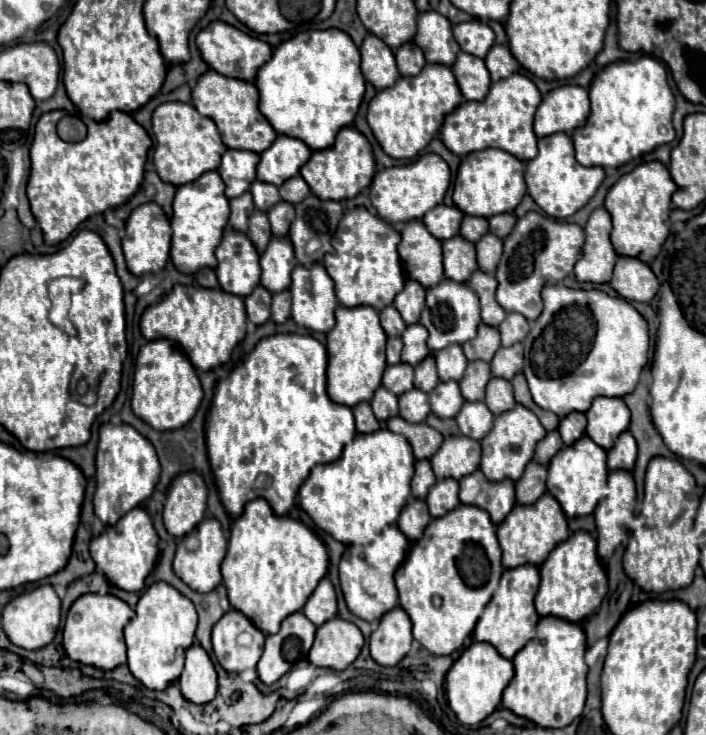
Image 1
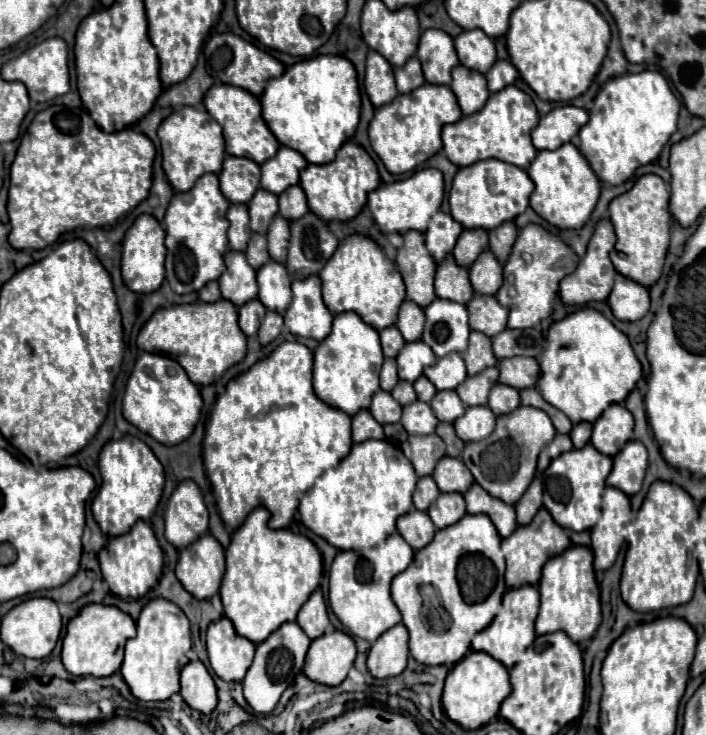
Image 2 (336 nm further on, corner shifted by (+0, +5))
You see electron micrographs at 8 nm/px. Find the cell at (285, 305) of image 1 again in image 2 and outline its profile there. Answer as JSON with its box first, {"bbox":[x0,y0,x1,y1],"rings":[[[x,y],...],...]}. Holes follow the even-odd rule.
{"bbox":[258,310,282,344],"rings":[[[270,310],[270,312],[266,314],[266,320],[262,322],[262,326],[260,326],[260,330],[258,330],[258,340],[260,340],[260,344],[272,342],[272,340],[280,334],[280,330],[282,330],[282,314]]]}

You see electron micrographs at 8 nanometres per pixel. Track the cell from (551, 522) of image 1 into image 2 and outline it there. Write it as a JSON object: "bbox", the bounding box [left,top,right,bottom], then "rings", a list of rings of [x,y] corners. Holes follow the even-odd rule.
{"bbox":[502,508,572,588],"rings":[[[540,508],[530,524],[518,526],[508,538],[502,540],[502,552],[506,558],[506,584],[508,584],[508,588],[518,588],[518,584],[534,584],[536,586],[538,576],[542,572],[542,564],[550,556],[564,552],[570,544],[572,542],[570,542],[566,530],[554,522],[554,518],[550,516],[550,512],[546,512],[546,508]]]}

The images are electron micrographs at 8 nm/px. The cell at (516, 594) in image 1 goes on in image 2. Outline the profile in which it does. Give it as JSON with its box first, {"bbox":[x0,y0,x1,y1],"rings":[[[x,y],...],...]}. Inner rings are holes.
{"bbox":[468,584,540,668],"rings":[[[524,584],[524,586],[518,586],[518,588],[508,588],[506,585],[498,614],[494,616],[494,620],[484,630],[480,630],[476,636],[472,636],[468,652],[472,650],[486,652],[486,654],[494,656],[496,660],[500,660],[506,668],[512,668],[518,662],[520,652],[524,648],[528,648],[536,638],[534,620],[538,616],[538,604],[540,604],[540,594],[538,594],[536,586]]]}

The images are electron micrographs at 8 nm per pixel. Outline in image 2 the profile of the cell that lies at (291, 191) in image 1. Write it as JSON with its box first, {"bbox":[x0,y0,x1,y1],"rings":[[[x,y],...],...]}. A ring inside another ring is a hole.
{"bbox":[280,184,308,220],"rings":[[[296,184],[286,188],[280,196],[280,216],[286,216],[286,220],[296,220],[298,216],[304,216],[308,212],[308,200],[304,190]]]}

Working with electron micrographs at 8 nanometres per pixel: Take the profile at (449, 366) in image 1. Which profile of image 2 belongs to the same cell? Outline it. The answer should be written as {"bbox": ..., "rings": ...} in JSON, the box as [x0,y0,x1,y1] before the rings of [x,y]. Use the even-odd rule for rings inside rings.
{"bbox":[424,352,466,390],"rings":[[[450,352],[430,368],[424,370],[424,376],[438,388],[438,390],[454,390],[462,380],[466,380],[466,364],[458,352]]]}

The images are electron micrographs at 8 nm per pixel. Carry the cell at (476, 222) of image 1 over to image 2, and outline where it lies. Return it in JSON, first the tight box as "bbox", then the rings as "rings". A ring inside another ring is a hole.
{"bbox":[454,228,488,268],"rings":[[[466,228],[454,246],[454,258],[458,264],[466,264],[466,268],[488,248],[488,232],[482,228]]]}

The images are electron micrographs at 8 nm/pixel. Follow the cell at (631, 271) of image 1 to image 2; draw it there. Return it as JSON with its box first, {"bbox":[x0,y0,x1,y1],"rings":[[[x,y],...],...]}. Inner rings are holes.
{"bbox":[608,274,650,320],"rings":[[[618,274],[614,288],[608,296],[608,304],[618,320],[640,320],[650,308],[648,288]]]}

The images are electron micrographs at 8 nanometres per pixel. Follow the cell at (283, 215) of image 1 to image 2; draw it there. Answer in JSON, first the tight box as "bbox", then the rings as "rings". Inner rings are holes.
{"bbox":[268,216,290,262],"rings":[[[274,216],[270,228],[268,228],[268,250],[272,260],[286,262],[286,248],[290,240],[290,222],[282,216]]]}

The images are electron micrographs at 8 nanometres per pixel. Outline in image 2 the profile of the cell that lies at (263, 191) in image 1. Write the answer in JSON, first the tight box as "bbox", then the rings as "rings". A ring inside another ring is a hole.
{"bbox":[248,188,278,234],"rings":[[[260,188],[248,202],[248,210],[250,210],[250,230],[266,234],[270,220],[278,212],[278,196]]]}

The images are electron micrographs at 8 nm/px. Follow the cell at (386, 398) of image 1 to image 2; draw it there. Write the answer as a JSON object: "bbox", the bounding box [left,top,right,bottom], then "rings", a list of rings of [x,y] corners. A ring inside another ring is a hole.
{"bbox":[370,390,402,424],"rings":[[[378,390],[372,396],[372,406],[370,406],[370,414],[380,422],[380,424],[390,424],[390,422],[398,422],[402,416],[402,406],[390,396],[390,392]]]}

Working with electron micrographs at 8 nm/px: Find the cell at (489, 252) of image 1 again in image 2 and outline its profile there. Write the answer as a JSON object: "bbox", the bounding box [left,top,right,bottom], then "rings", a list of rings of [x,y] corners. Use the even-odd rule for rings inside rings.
{"bbox":[470,250,502,294],"rings":[[[484,250],[478,260],[470,266],[470,280],[474,286],[474,292],[482,294],[496,294],[502,286],[502,264],[500,260],[490,252]]]}

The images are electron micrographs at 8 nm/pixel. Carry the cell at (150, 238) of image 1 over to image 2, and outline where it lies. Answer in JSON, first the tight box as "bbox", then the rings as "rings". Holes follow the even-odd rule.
{"bbox":[122,214,166,292],"rings":[[[142,214],[134,220],[130,230],[126,232],[122,240],[122,278],[124,284],[132,292],[154,292],[160,288],[164,280],[164,256],[166,256],[166,246],[164,246],[164,228],[162,224],[150,216]]]}

